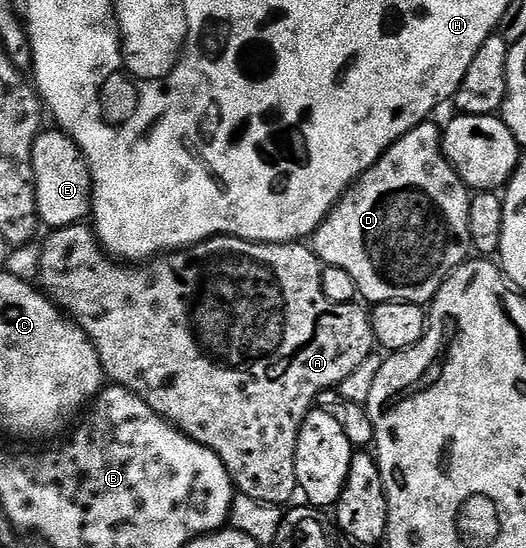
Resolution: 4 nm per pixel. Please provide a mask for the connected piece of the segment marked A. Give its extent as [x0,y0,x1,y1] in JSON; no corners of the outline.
[39,223,377,505]

